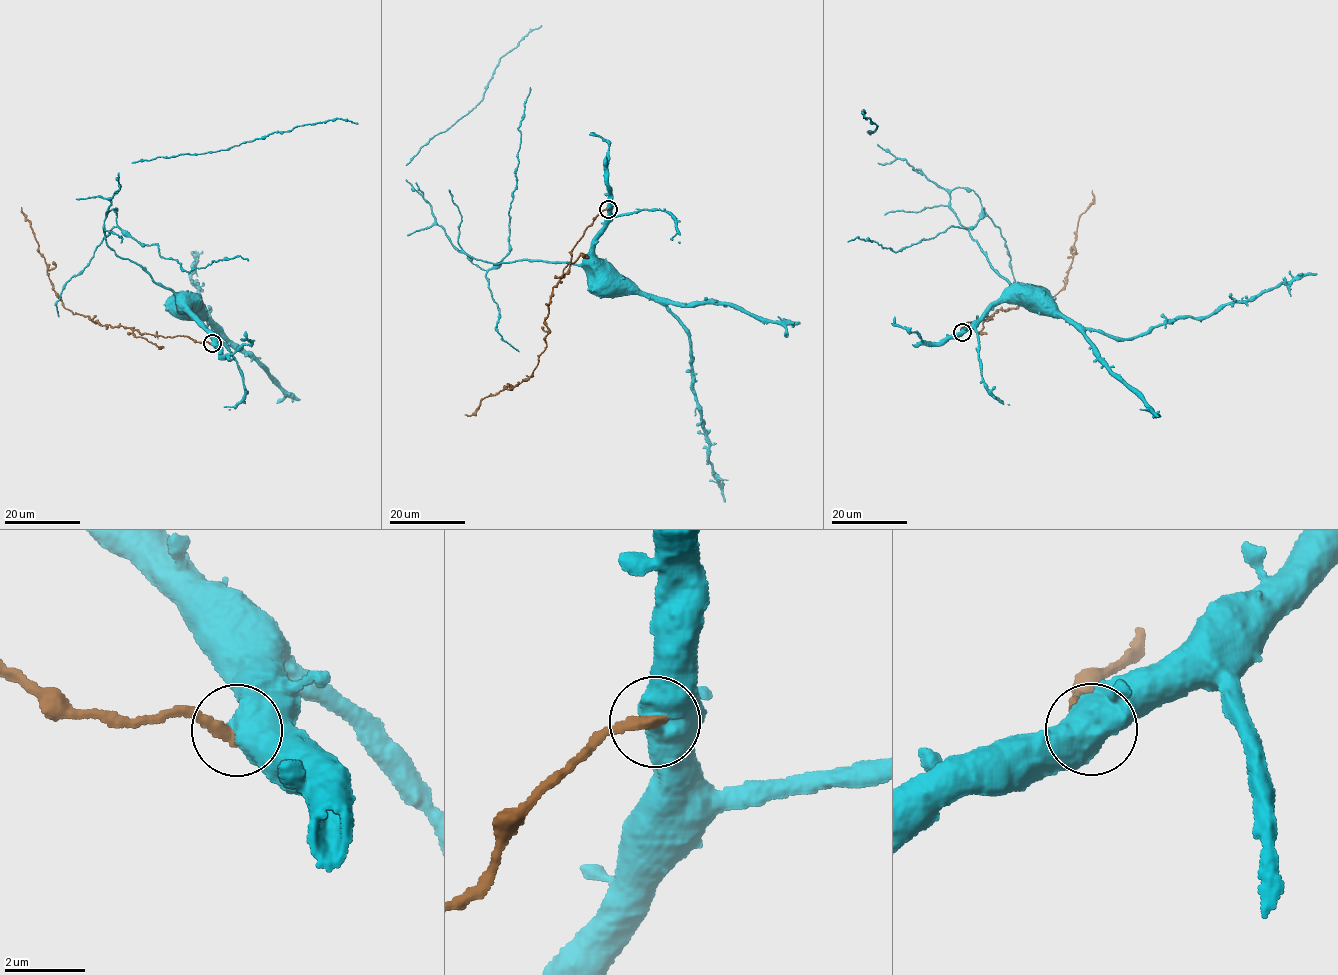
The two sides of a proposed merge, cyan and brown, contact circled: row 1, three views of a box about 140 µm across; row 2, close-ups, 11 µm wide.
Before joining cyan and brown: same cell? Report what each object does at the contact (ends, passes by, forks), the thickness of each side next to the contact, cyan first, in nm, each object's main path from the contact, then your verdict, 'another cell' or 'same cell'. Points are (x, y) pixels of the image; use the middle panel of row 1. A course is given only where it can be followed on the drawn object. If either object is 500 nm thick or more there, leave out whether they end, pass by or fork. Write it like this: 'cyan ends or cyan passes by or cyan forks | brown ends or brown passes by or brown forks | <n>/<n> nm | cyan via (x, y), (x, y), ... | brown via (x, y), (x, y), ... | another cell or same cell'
800/360 nm | cyan via (608, 209), (607, 220), (592, 252), (595, 279), (599, 286) | brown via (608, 209), (587, 227), (553, 288), (546, 346), (534, 370), (465, 414) | another cell

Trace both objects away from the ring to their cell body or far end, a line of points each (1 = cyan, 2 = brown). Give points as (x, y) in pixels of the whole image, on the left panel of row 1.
1: (212, 344), (200, 321), (188, 308), (191, 294), (182, 293), (179, 299)
2: (212, 344), (185, 336), (155, 336), (103, 325), (66, 309), (54, 290), (44, 257), (21, 208)

